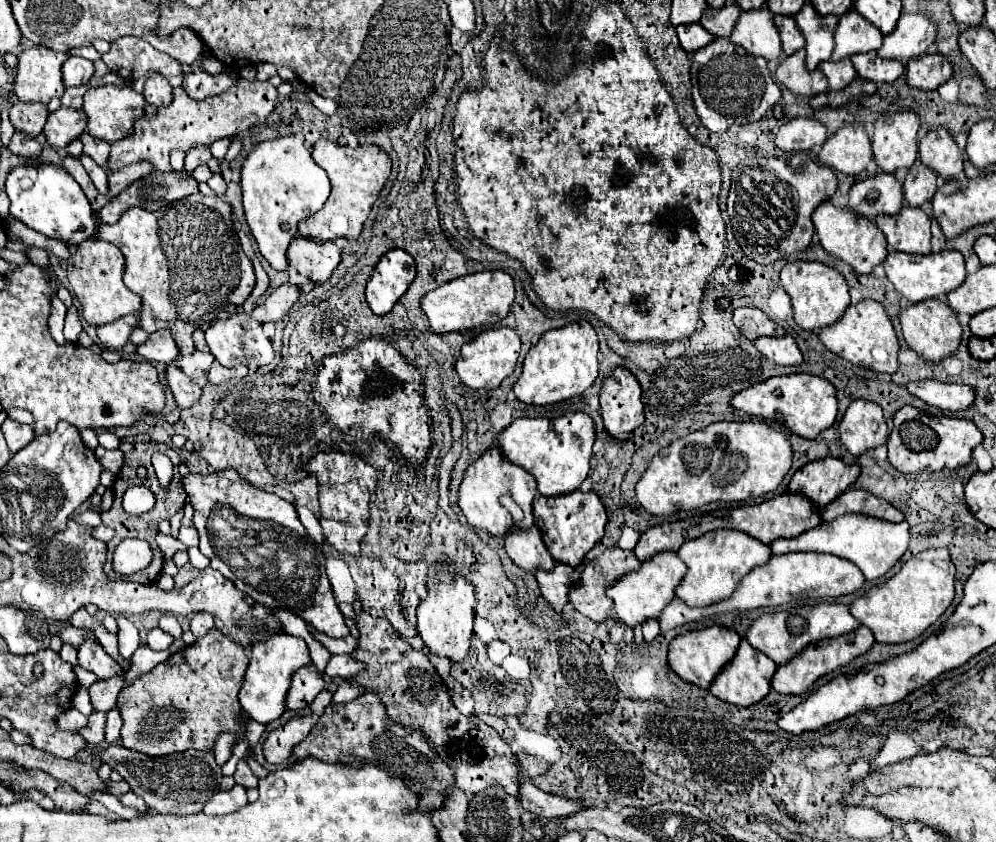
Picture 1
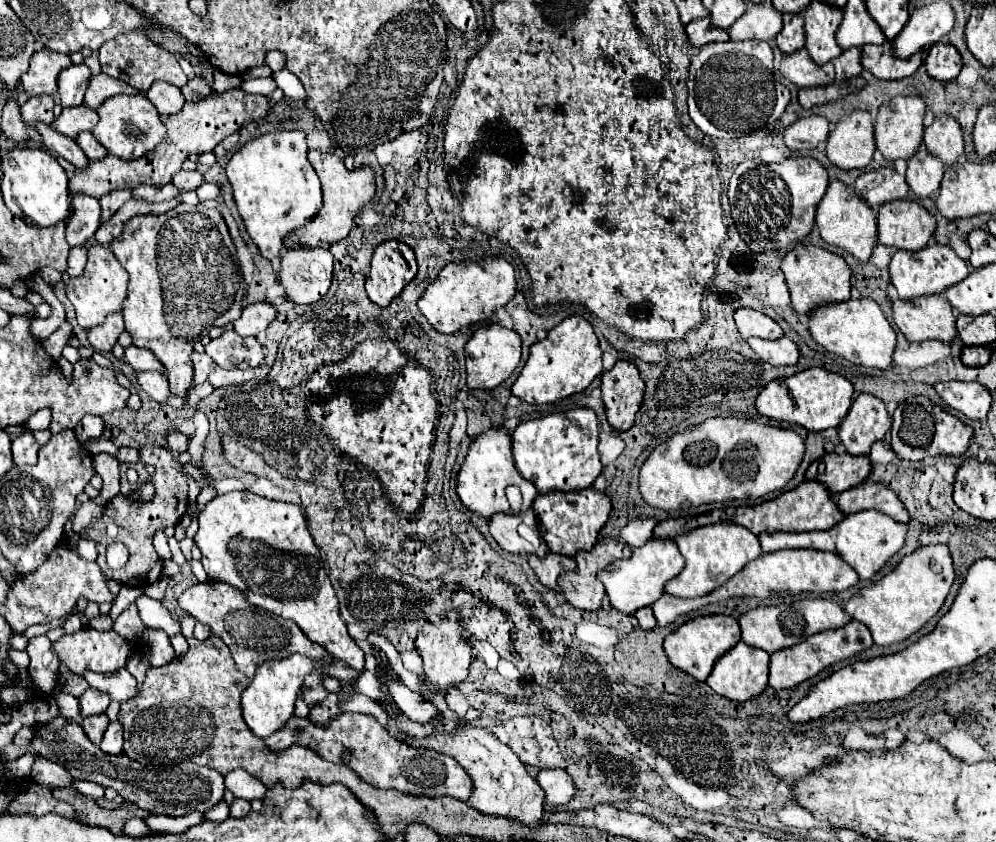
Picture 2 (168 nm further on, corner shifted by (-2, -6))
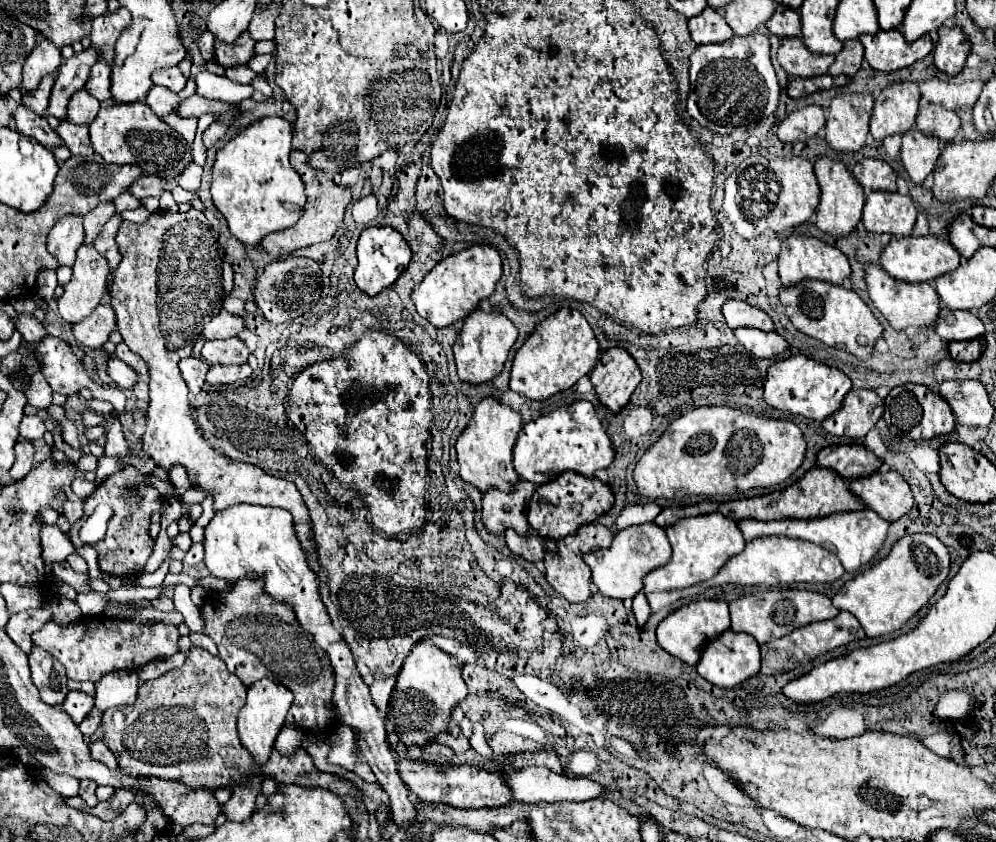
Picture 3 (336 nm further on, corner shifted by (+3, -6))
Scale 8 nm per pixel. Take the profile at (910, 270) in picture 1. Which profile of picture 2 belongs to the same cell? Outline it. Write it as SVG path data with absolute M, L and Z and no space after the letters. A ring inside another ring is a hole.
M932 244L926 246L918 252L906 252L906 250L896 250L890 262L890 280L896 286L900 298L910 300L926 294L940 294L952 284L962 282L968 276L968 264L954 254L952 248L942 246L942 244Z

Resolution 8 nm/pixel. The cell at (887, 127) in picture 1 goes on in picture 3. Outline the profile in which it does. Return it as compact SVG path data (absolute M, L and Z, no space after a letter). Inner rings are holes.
M901 82L885 88L871 116L871 136L883 142L887 136L905 134L911 130L919 110L919 86L913 82Z

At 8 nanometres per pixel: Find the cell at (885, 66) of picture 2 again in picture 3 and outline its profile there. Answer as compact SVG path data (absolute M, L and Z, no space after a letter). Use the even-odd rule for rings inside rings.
M879 30L877 36L861 36L865 46L865 60L873 70L895 72L925 58L933 50L931 36L909 44L899 30Z

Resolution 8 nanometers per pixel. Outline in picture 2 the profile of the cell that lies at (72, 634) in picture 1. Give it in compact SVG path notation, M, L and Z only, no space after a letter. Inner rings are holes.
M88 626L88 628L78 630L76 634L64 634L58 642L52 644L52 648L58 654L60 662L64 666L68 666L68 670L82 676L84 670L110 674L110 672L116 672L118 668L124 668L128 664L128 658L136 652L136 642L130 642L130 640L118 636L114 630L100 632L100 630L94 630Z

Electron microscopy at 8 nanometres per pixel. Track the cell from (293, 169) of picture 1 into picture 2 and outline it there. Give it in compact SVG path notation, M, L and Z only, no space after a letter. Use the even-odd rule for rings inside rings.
M274 130L274 132L262 134L254 140L248 140L238 152L234 152L230 162L226 164L226 176L232 184L232 196L234 196L238 214L246 226L246 232L254 240L254 244L260 248L262 256L272 260L272 262L276 262L278 252L284 248L282 238L288 232L308 224L322 208L320 180L306 158L306 150L308 148L306 148L306 134L304 132L300 132L300 130Z

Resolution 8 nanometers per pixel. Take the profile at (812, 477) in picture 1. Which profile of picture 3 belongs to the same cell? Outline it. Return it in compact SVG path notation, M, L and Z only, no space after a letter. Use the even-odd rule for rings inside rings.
M843 444L829 446L817 454L819 468L835 470L843 480L871 476L881 468L881 460L875 458L863 444Z

